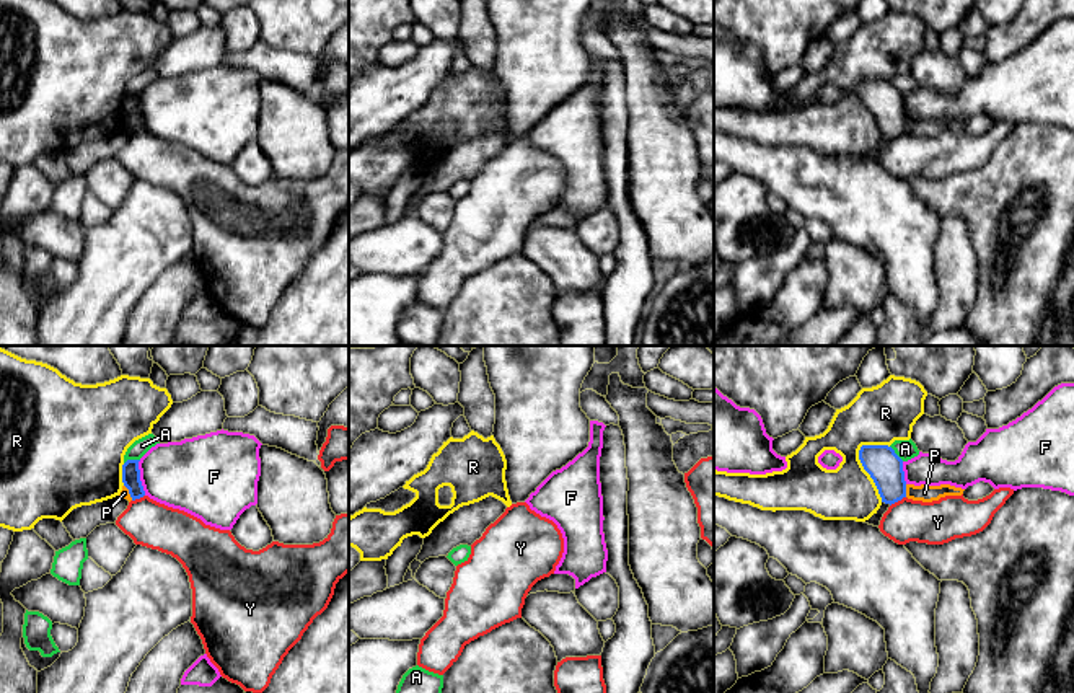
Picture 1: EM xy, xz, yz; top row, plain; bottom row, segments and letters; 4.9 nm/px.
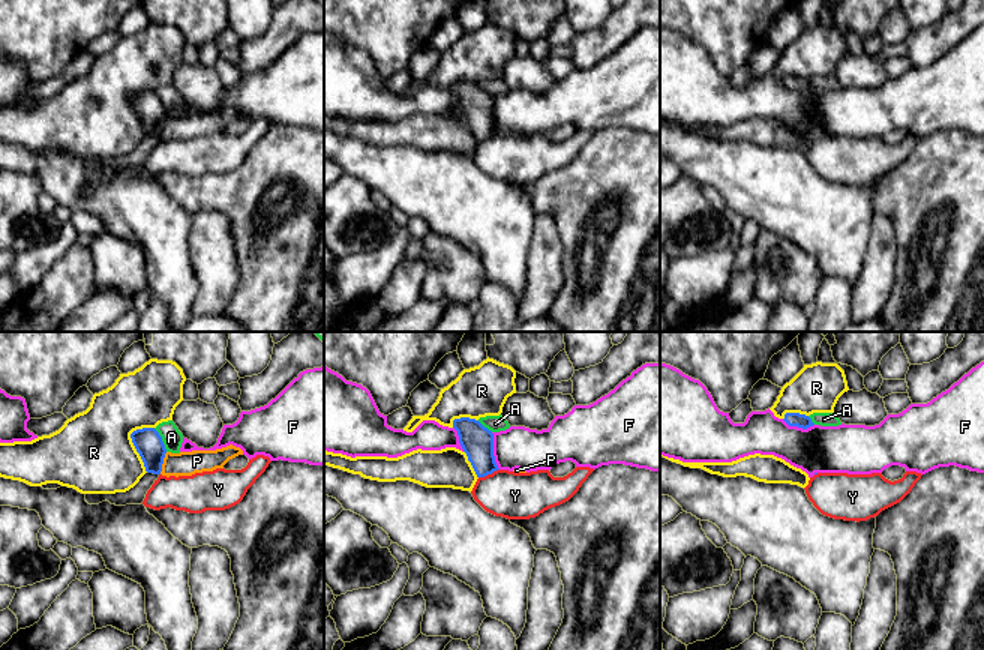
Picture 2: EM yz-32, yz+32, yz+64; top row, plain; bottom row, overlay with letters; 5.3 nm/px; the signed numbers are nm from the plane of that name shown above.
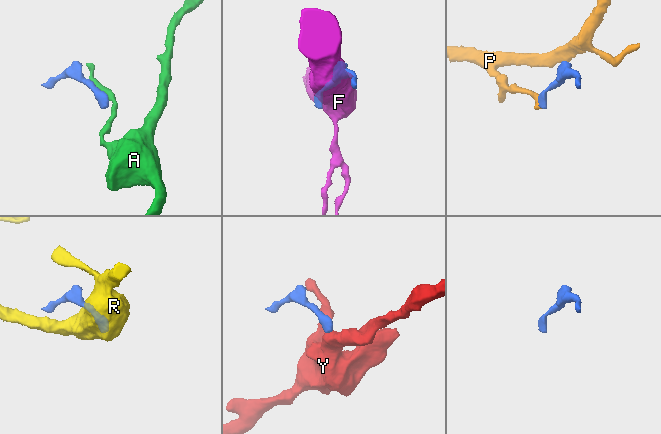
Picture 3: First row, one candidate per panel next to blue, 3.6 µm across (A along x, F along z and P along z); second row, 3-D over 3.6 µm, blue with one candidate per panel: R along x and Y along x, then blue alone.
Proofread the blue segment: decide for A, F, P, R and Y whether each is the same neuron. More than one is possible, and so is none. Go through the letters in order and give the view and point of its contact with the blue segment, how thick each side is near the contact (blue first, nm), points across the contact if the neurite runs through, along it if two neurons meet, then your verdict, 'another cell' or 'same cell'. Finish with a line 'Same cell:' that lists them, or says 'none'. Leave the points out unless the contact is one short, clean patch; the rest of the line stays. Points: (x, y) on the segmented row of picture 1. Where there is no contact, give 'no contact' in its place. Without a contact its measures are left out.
A: xy (131, 460) | 100/80 nm | another cell
F: xy (139, 478) | 100/340 nm | another cell
P: yz (905, 491) | 170/90 nm | along yz (905, 485), (906, 496) | another cell
R: yz (867, 472) | 170/280 nm | another cell
Y: yz (897, 501) | 170/220 nm | along yz (905, 496), (890, 506) | another cell
Same cell: none

